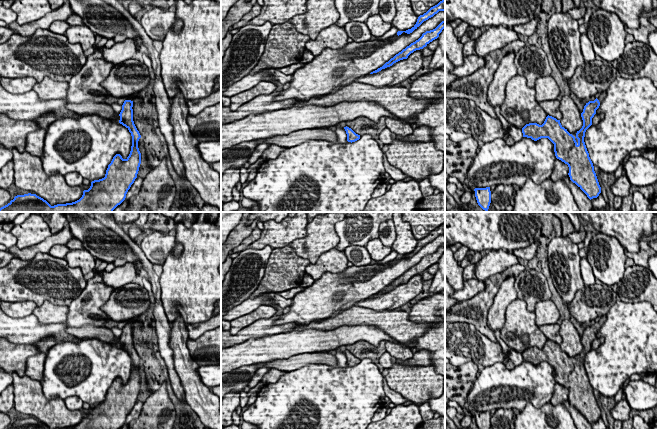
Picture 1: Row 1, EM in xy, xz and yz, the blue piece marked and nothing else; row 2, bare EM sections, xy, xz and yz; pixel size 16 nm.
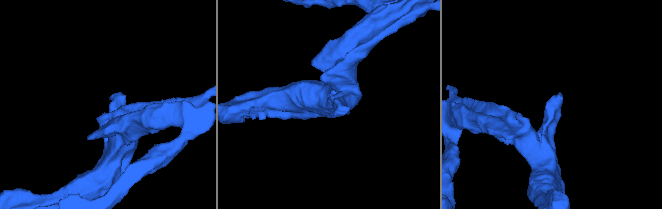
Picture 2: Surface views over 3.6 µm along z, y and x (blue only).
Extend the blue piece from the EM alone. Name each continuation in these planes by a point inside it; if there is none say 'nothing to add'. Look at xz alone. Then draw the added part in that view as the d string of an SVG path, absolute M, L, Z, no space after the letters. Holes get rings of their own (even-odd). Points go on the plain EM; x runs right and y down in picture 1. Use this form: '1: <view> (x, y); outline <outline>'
nothing to add

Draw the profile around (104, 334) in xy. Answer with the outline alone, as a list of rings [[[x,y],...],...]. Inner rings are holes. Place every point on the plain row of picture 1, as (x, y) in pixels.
[[[84,325],[82,327],[68,327],[66,332],[77,338],[96,338],[109,344],[112,344],[116,341],[118,342],[118,345],[120,344],[120,340],[115,339],[113,332],[108,327]]]

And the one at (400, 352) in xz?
[[[386,342],[386,351],[398,361],[405,361],[413,357],[414,351],[401,343]]]

